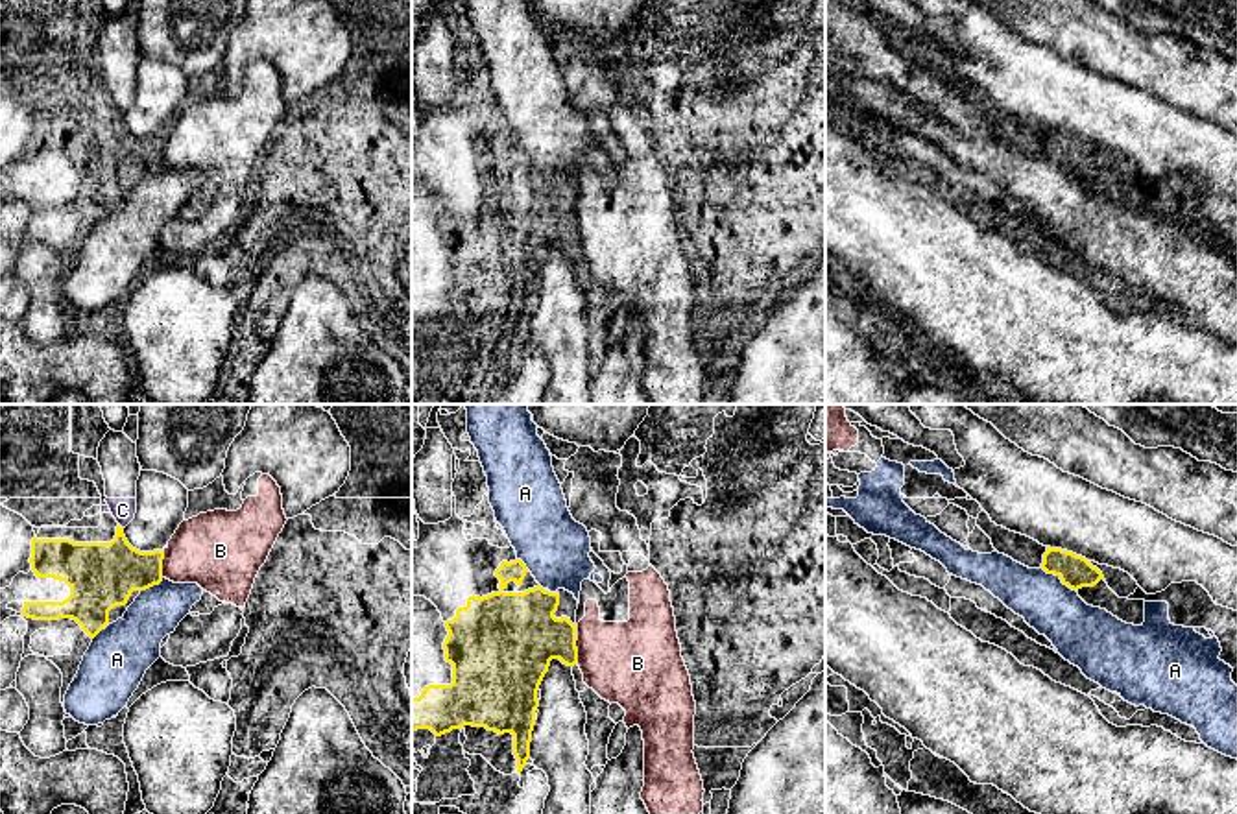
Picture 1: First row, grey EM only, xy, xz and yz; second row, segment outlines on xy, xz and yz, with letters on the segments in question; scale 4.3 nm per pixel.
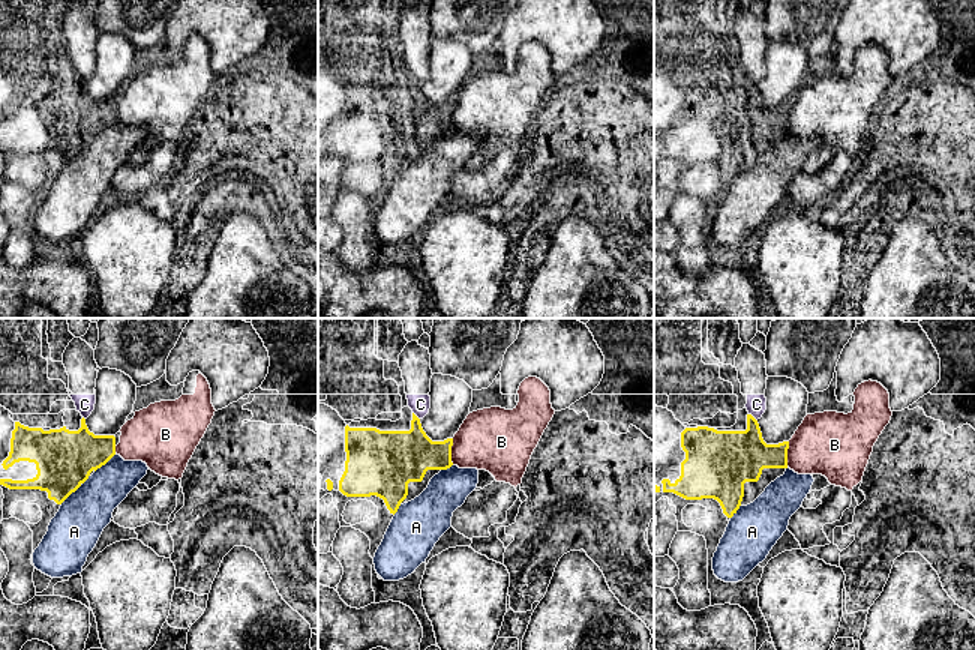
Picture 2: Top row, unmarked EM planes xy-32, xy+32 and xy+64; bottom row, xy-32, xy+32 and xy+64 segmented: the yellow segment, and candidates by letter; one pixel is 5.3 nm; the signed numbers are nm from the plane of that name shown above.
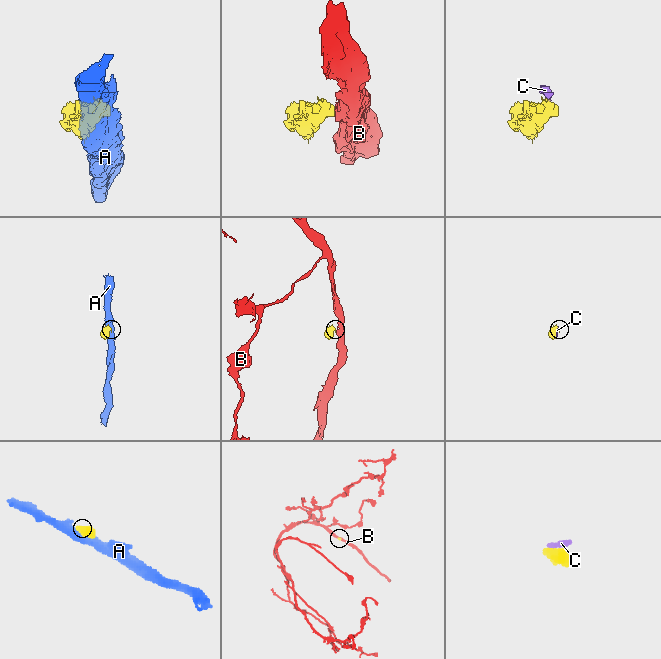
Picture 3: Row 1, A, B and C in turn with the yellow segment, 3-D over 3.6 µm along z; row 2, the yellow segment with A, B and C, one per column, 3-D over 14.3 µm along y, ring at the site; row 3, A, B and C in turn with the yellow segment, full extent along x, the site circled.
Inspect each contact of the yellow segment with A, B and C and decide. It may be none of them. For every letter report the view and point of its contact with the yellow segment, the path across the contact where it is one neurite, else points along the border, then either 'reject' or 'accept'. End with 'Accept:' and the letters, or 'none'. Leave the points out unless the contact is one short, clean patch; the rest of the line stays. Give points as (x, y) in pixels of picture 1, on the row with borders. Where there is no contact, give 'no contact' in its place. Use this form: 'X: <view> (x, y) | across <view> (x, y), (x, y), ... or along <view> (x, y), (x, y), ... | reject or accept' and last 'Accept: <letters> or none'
A: yz (1060, 578) | reject
B: xy (161, 563) | reject
C: xy (120, 526) | reject
Accept: none

